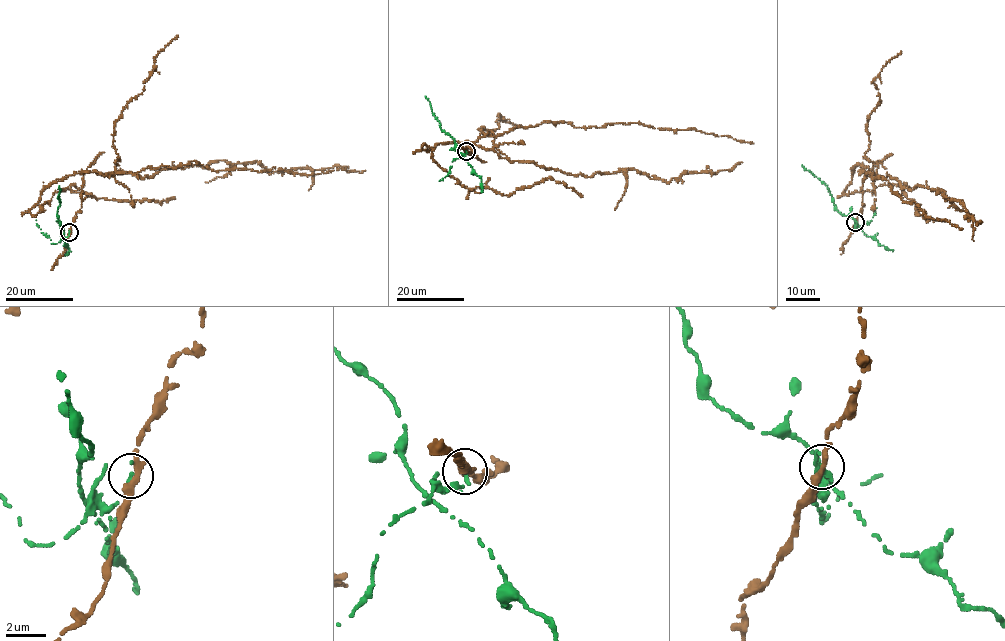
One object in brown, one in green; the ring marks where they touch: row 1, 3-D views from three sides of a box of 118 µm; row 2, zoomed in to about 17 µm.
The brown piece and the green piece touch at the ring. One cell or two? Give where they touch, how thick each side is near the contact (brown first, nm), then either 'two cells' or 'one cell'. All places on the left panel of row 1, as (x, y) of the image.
at (69, 232); 340 nm thick on the brown side, 220 nm on the other; two cells

